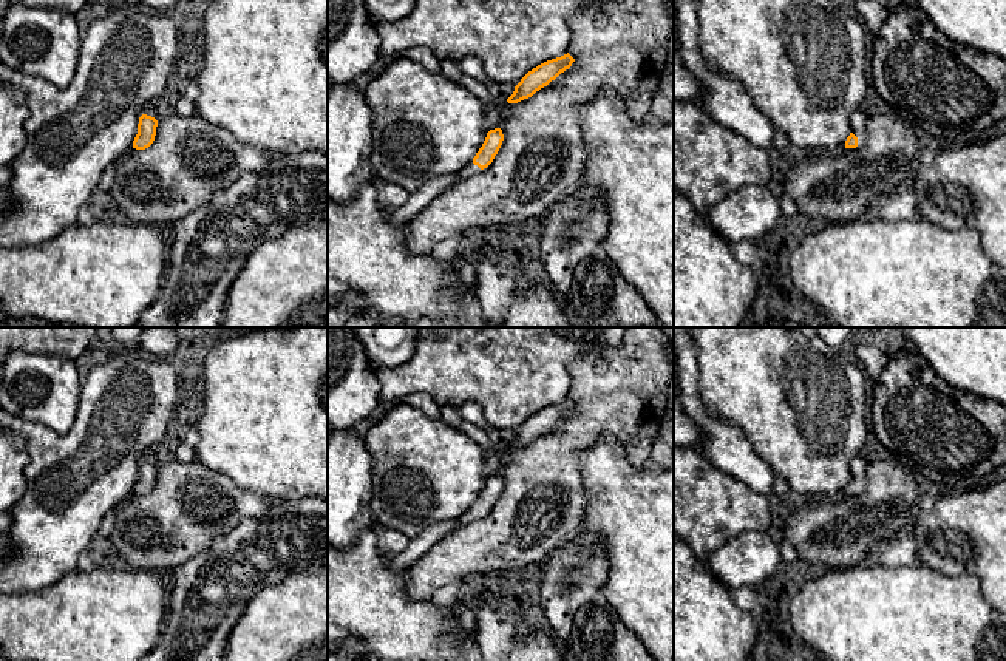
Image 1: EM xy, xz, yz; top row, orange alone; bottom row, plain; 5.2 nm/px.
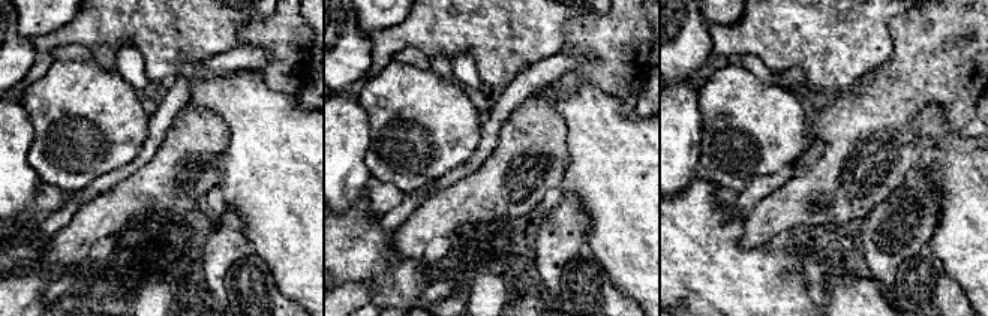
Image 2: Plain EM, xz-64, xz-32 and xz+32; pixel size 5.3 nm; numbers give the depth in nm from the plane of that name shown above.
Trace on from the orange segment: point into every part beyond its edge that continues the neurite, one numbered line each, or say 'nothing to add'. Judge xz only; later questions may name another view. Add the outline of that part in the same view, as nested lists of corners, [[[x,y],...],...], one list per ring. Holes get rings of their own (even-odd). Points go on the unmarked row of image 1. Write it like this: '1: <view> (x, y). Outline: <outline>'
1: xz (470, 515). Outline: [[[471,507],[456,519],[456,528],[467,525],[473,520],[478,520],[481,517],[482,516],[478,511],[474,511],[473,507]]]

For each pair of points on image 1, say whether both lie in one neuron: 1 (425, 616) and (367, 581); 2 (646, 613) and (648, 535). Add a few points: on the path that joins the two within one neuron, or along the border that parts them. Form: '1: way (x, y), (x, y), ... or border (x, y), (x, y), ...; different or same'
1: way (411, 616), (402, 616), (380, 595); same
2: way (648, 593), (648, 555); same

